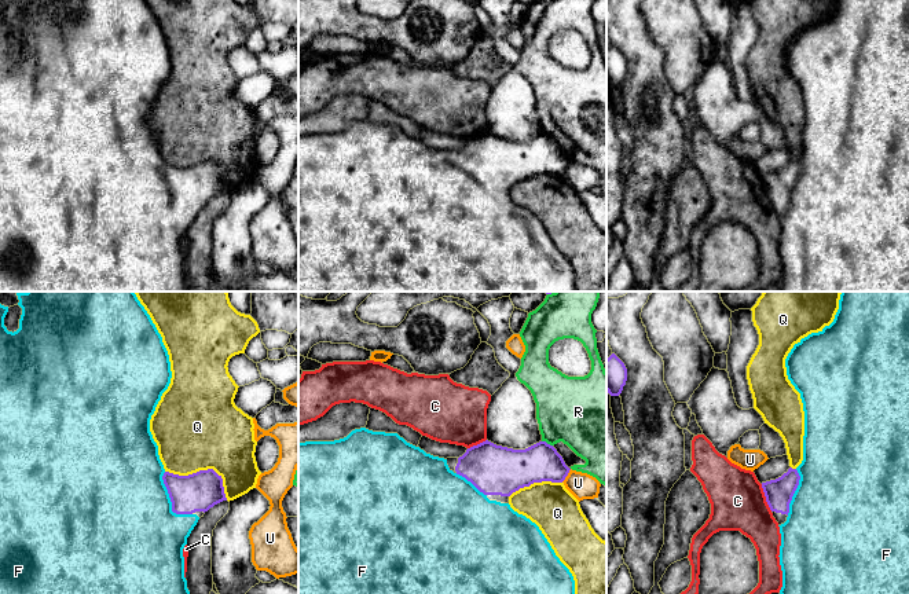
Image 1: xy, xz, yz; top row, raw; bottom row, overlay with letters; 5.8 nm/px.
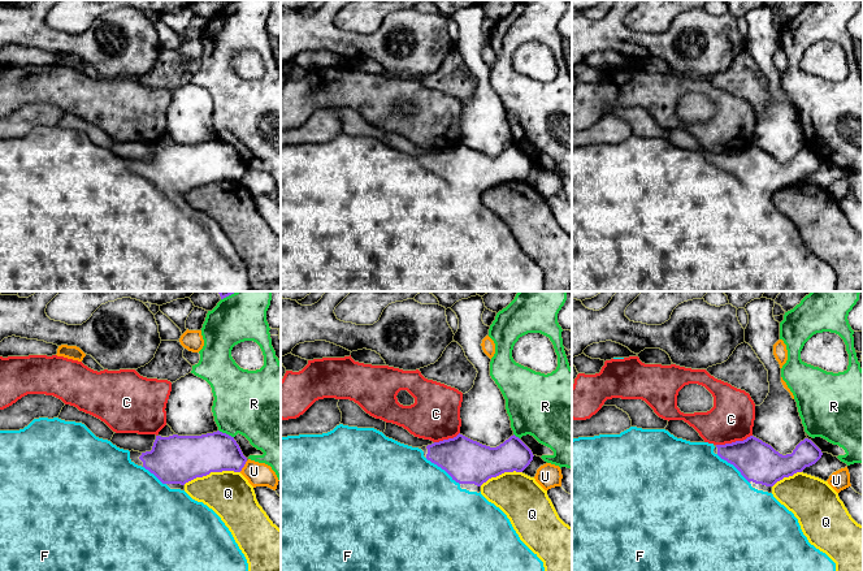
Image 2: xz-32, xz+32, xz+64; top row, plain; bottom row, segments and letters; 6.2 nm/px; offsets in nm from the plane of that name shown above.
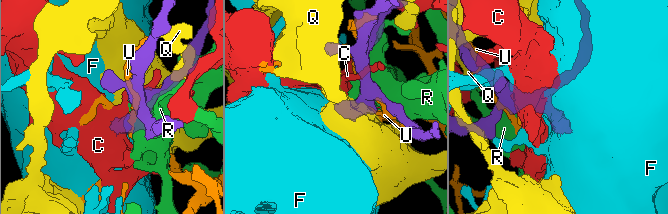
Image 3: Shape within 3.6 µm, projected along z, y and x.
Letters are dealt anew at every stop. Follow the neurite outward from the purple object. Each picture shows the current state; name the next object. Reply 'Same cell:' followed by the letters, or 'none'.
Same cell: F

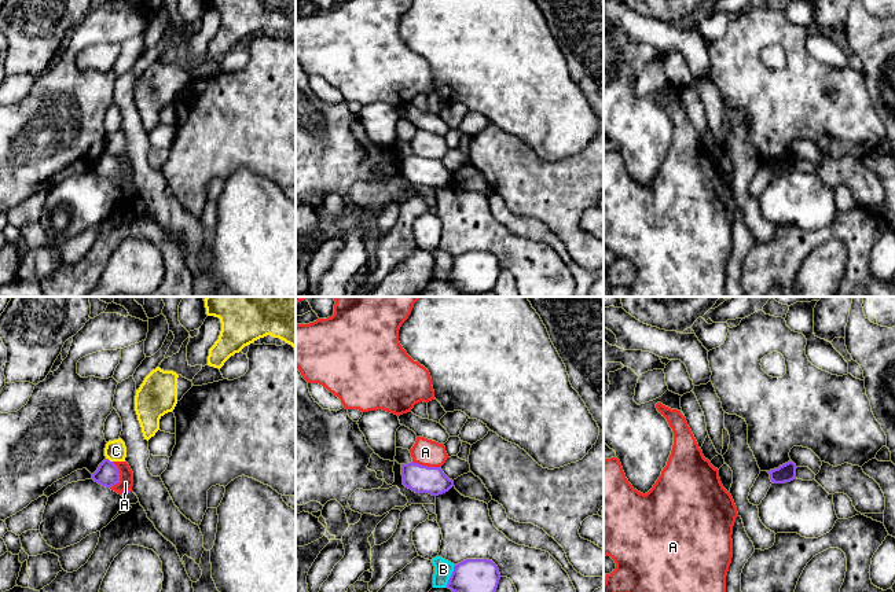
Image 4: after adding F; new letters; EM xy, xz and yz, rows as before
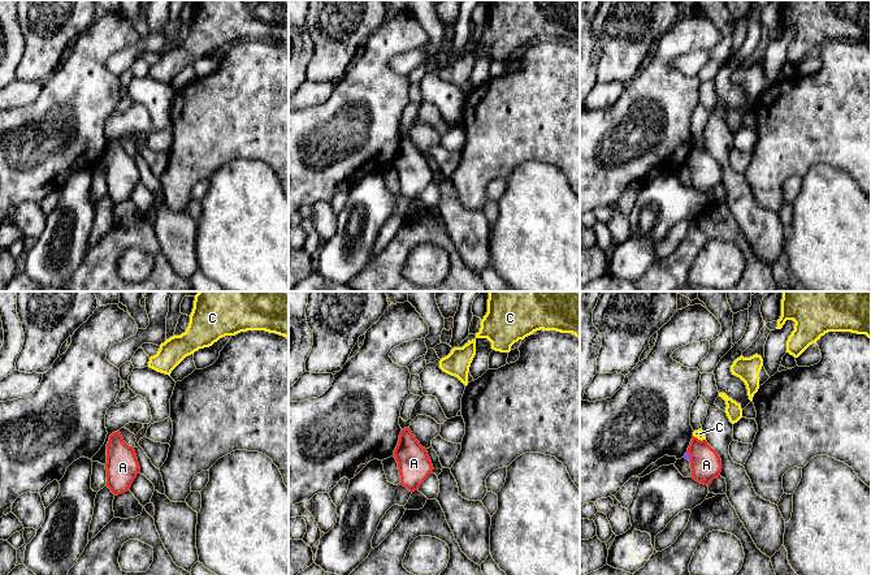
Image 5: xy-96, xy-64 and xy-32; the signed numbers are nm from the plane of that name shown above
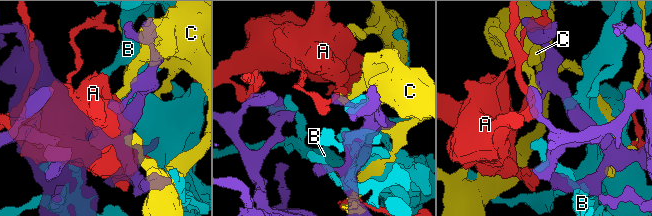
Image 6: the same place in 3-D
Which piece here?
Same cell: none

